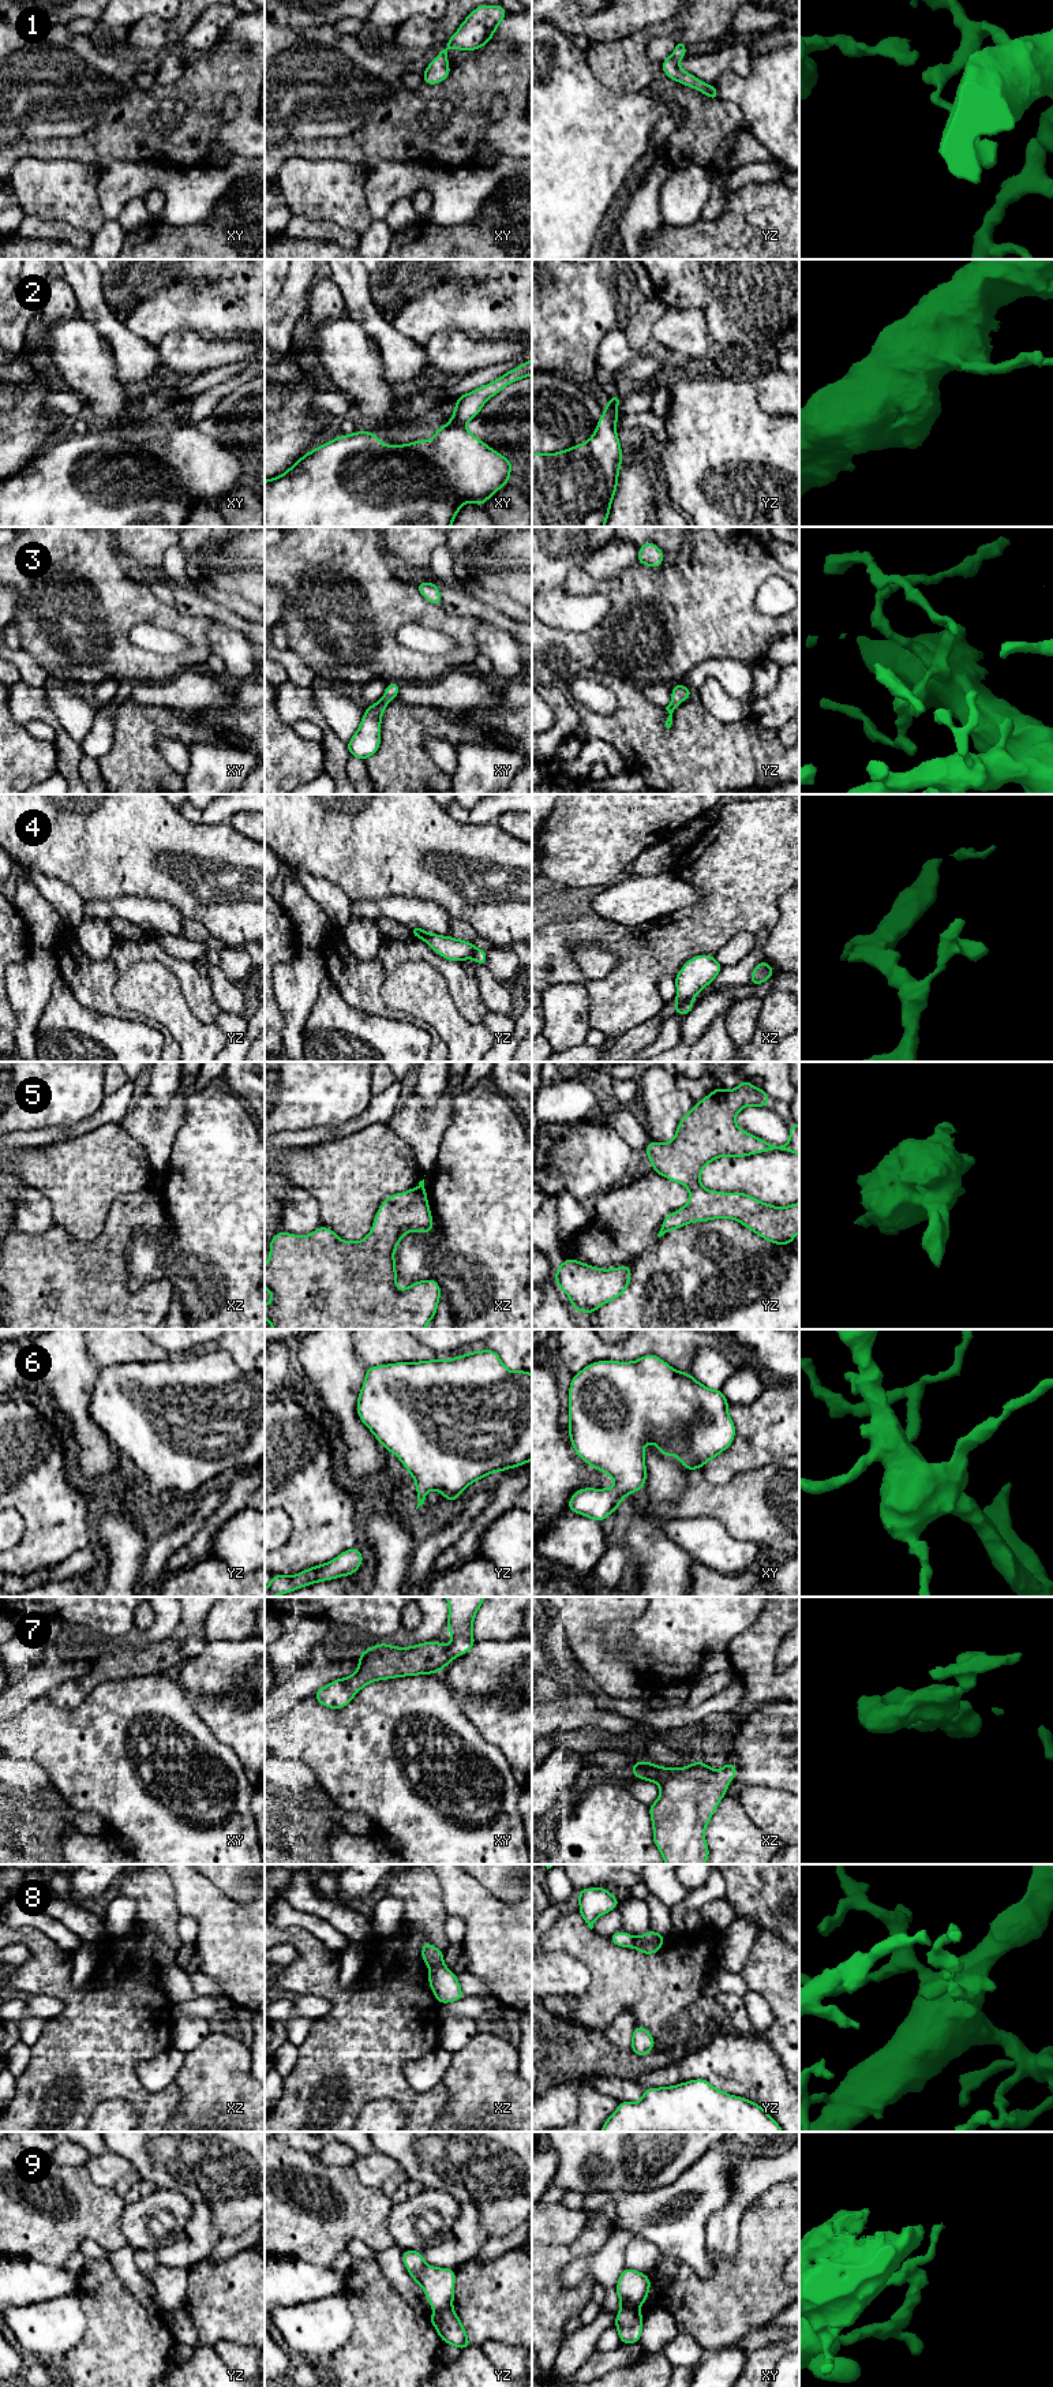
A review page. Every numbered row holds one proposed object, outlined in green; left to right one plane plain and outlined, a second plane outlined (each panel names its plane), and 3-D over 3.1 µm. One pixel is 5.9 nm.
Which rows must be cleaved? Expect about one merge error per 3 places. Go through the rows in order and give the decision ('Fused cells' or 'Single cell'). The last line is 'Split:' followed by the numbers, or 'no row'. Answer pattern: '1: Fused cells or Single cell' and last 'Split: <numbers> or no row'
1: Single cell
2: Single cell
3: Single cell
4: Fused cells
5: Single cell
6: Single cell
7: Single cell
8: Fused cells
9: Fused cells
Split: 4, 8, 9

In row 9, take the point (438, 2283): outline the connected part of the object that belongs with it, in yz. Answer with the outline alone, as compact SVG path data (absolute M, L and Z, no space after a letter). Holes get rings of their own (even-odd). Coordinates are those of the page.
M402 2251L402 2259L408 2272L423 2287L435 2311L451 2306L456 2270L430 2267L417 2251Z

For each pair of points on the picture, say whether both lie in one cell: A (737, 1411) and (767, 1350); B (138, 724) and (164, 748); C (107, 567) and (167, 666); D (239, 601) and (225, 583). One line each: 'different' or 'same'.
A: different
B: different
C: same
D: different

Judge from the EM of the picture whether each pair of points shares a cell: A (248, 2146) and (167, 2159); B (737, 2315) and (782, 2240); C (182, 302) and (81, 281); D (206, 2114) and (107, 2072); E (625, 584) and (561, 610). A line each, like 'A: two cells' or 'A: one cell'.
A: one cell
B: one cell
C: two cells
D: two cells
E: two cells

